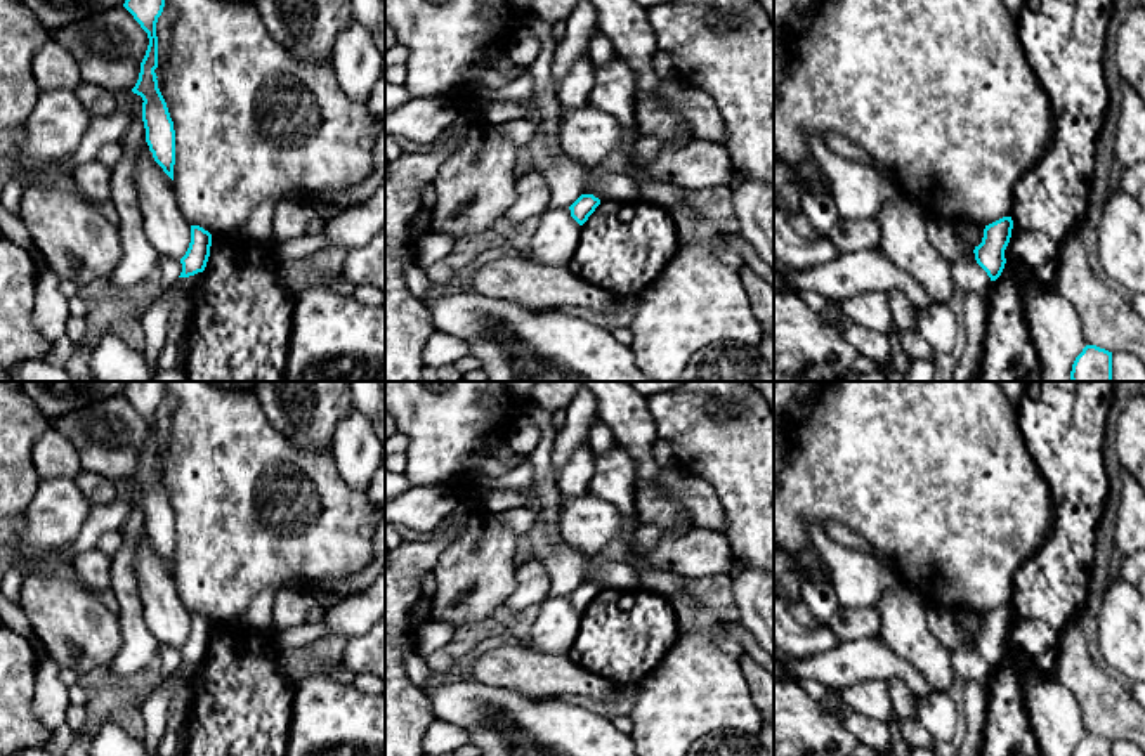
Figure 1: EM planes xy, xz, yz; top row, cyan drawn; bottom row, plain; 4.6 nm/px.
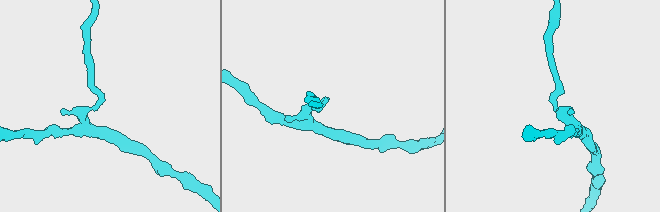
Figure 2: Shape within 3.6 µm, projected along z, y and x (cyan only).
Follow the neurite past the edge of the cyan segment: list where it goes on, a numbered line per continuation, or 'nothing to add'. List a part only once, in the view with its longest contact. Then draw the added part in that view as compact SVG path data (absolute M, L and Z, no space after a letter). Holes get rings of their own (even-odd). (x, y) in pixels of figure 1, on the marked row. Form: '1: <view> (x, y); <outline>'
nothing to add

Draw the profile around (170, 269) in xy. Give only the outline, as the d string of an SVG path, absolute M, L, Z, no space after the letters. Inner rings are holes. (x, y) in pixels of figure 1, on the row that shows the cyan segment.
M163 258L158 267L161 272L161 283L165 290L170 288L182 272L182 264L177 258Z

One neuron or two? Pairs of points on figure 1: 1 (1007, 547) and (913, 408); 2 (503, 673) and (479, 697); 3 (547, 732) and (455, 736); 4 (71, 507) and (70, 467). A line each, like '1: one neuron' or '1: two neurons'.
1: one neuron
2: two neurons
3: two neurons
4: two neurons

